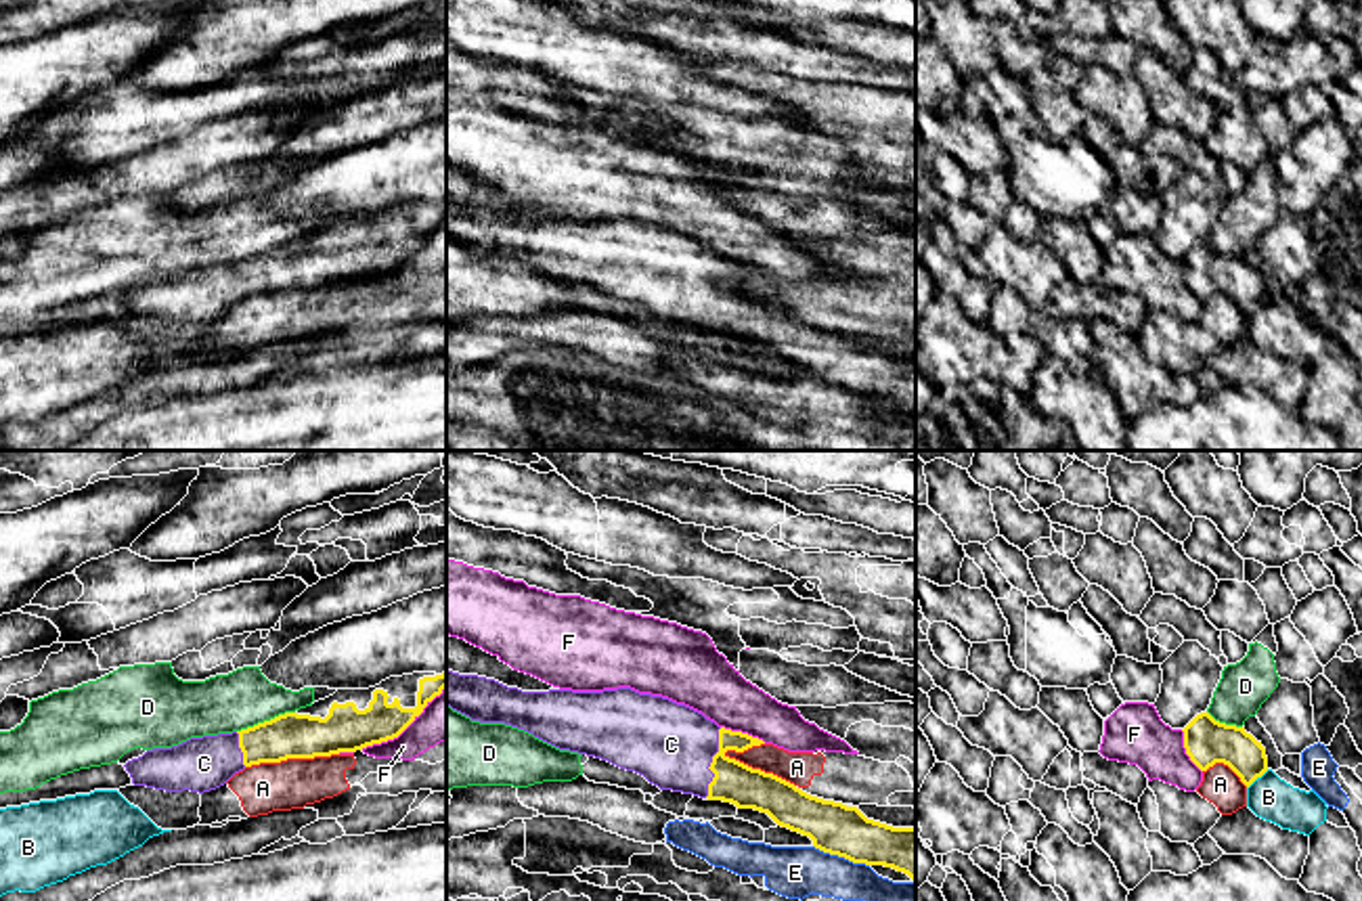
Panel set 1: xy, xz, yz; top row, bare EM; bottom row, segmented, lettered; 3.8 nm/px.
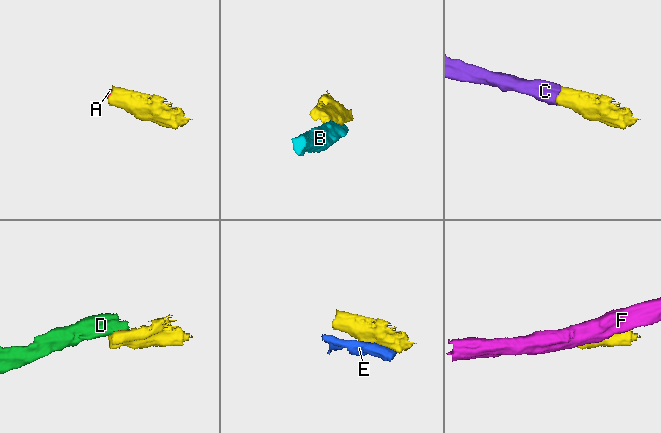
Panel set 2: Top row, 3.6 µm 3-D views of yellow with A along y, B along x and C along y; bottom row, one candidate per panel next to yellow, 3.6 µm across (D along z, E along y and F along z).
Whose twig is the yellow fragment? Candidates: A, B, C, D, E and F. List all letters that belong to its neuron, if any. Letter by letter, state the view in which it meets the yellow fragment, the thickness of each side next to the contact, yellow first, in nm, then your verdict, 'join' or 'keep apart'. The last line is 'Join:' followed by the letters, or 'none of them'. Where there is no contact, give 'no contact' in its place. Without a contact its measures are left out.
A: contact in xz; calibres 160 and 130 nm; keep apart
B: contact in yz; calibres 170 and 170 nm; keep apart
C: contact in xz; calibres 160 and 320 nm; join
D: contact in xy; calibres 180 and 220 nm; keep apart
E: contact in xz; calibres 200 and 200 nm; keep apart
F: contact in xy; calibres 180 and 180 nm; keep apart
Join: C

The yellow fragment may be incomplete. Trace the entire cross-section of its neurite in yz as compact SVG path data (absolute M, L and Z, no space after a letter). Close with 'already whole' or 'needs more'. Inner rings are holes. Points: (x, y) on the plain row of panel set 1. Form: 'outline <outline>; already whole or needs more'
outline M1201 243L1182 262L1186 285L1201 302L1224 293L1247 318L1268 302L1266 279L1245 258Z; already whole

